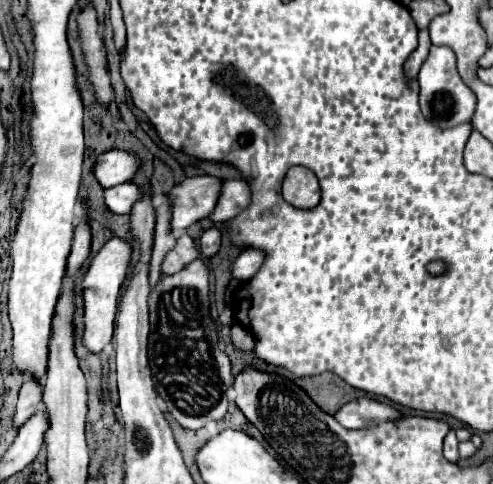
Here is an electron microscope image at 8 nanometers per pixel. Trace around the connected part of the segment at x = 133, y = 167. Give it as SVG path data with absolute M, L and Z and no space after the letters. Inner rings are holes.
M112 149L96 157L94 177L104 189L108 189L130 181L138 169L140 169L140 161L136 159L134 153Z

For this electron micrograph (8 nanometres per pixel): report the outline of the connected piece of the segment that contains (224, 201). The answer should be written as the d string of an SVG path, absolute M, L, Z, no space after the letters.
M224 179L220 197L216 203L214 213L208 217L212 223L226 223L240 211L244 211L250 203L250 189L244 185L242 179Z

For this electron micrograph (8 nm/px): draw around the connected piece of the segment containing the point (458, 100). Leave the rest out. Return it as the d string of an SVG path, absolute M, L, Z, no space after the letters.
M436 45L430 47L430 55L418 73L418 83L420 83L420 107L424 117L432 125L454 127L472 119L476 97L472 95L472 91L468 91L468 87L458 77L454 51L450 47L436 47Z

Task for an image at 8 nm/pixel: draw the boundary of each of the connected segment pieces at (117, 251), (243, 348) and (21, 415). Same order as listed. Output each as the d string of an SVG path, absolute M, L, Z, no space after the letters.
M112 237L90 261L90 267L86 275L82 277L80 285L84 291L84 315L82 315L82 345L90 353L100 353L110 341L114 333L114 317L116 317L116 303L118 303L118 291L126 279L128 263L130 263L132 249L124 239Z
M234 323L230 329L230 339L232 345L240 351L240 353L250 353L254 349L254 339L250 335L248 329L244 329L240 323Z
M28 379L22 389L20 389L20 397L18 397L18 405L16 405L16 413L12 417L14 421L14 429L22 427L36 411L38 405L42 403L42 385Z

